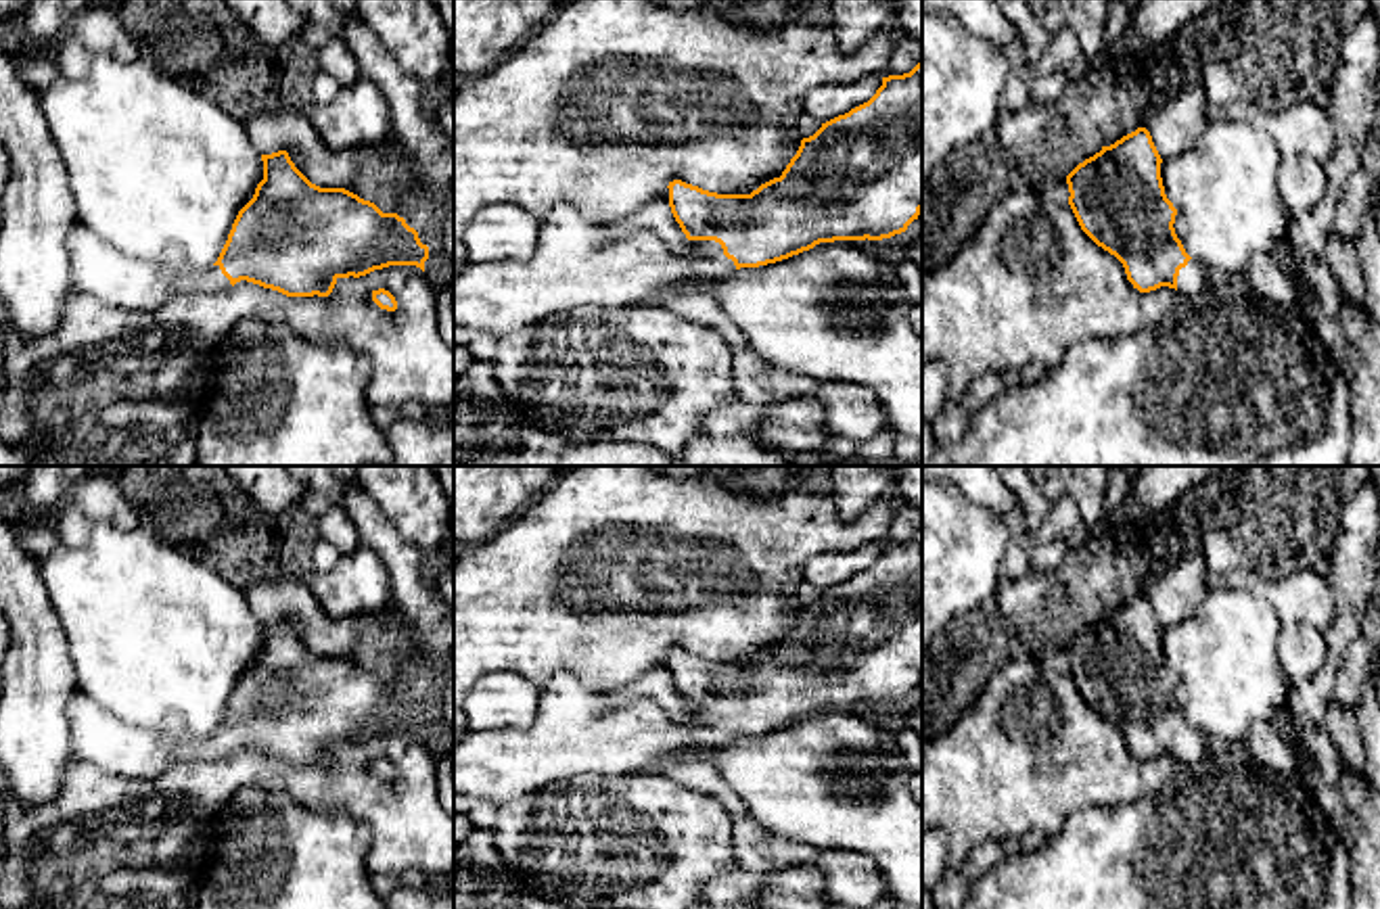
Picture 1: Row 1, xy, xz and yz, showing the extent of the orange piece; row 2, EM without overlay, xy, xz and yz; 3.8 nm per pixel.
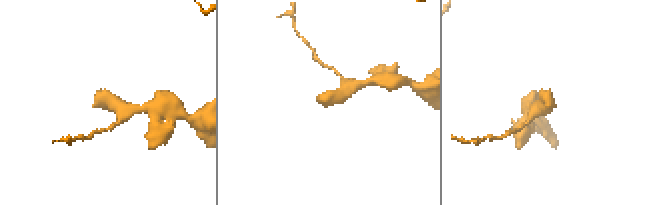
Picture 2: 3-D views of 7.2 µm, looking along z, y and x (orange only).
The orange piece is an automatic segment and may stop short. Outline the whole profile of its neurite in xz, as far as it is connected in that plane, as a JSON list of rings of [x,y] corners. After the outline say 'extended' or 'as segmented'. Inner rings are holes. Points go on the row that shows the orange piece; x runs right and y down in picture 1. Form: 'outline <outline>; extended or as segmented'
outline [[[922,61],[903,75],[882,77],[876,94],[838,115],[801,140],[780,178],[761,184],[751,194],[717,194],[682,180],[669,182],[669,207],[692,253],[677,257],[648,232],[611,236],[606,224],[596,224],[571,203],[556,203],[542,219],[533,253],[510,263],[466,263],[454,280],[454,326],[506,334],[523,330],[550,316],[577,307],[657,305],[663,295],[719,280],[740,267],[776,263],[834,240],[882,240],[907,230],[922,211]]]; extended

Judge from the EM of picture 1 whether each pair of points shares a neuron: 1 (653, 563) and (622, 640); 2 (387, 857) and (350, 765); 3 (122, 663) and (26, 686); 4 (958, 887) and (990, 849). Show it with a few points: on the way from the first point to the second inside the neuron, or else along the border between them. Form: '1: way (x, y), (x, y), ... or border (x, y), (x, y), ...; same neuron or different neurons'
1: way (634, 581), (622, 594), (622, 621); same neuron
2: way (387, 834), (387, 816), (360, 788); same neuron
3: border (63, 625), (78, 688); different neurons
4: way (962, 878), (983, 857); same neuron

